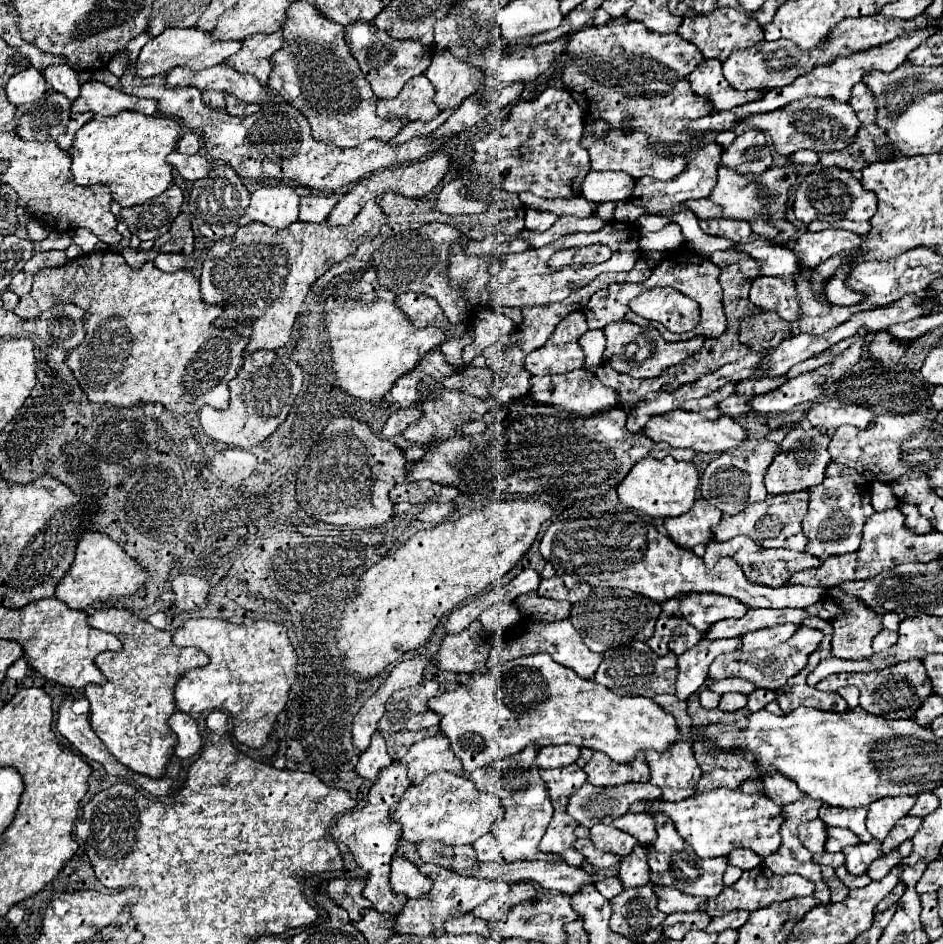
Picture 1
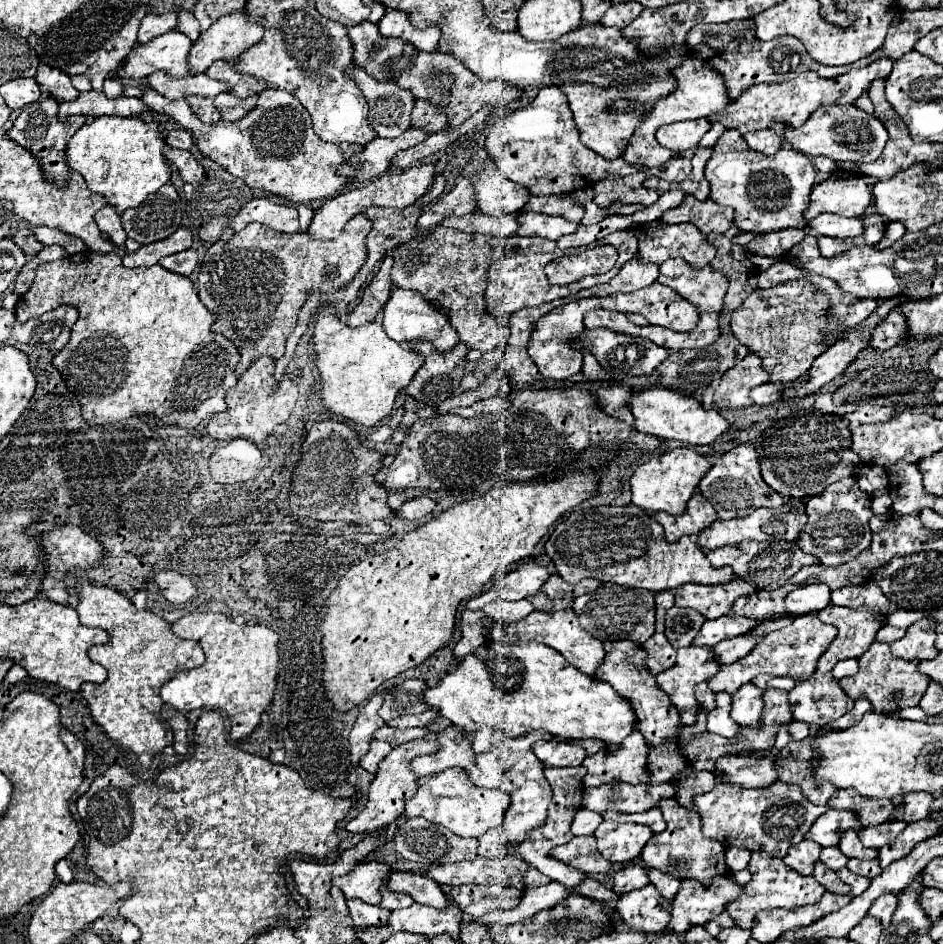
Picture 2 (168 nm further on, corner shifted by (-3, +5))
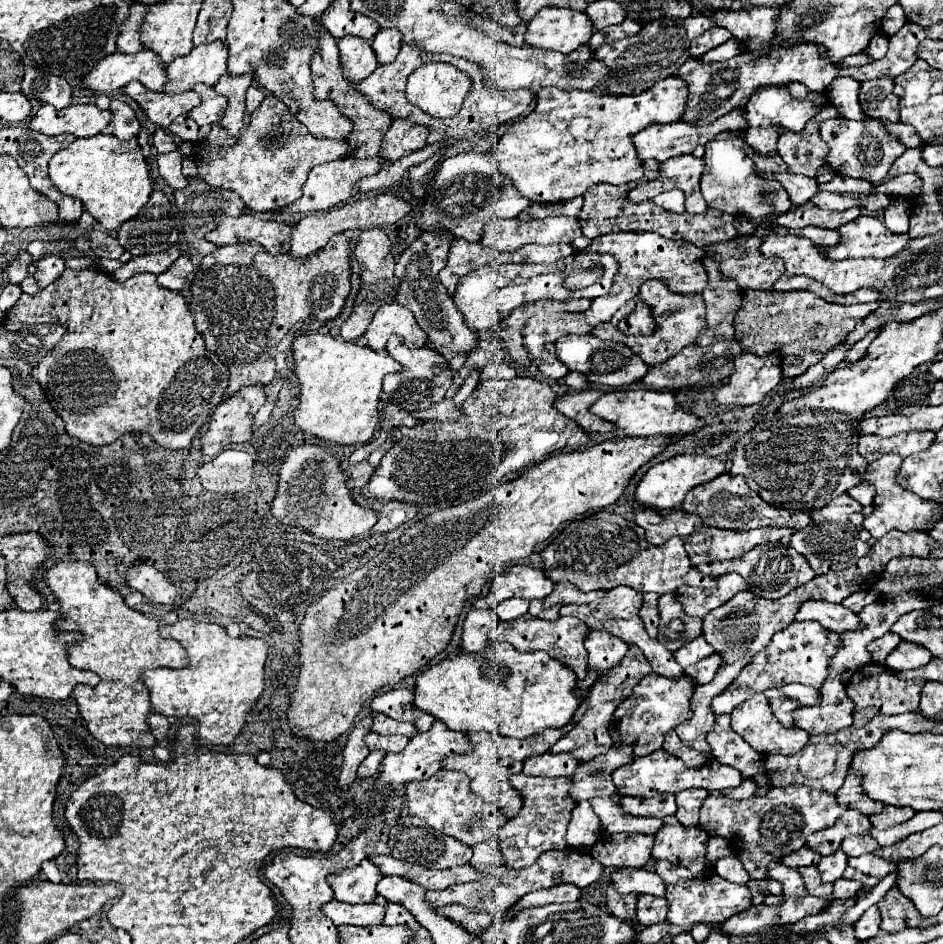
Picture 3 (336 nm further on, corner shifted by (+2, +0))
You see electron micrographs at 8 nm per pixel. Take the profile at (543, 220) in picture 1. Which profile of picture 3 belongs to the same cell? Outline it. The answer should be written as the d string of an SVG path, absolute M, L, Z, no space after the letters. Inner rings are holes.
M547 217L533 221L493 219L485 225L481 243L495 251L517 251L529 243L571 243L575 237L581 237L581 225L577 219L569 217Z

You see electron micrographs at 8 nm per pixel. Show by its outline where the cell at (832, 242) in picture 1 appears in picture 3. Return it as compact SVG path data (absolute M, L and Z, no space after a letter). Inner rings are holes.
M861 215L853 219L853 223L845 223L841 229L841 243L835 247L829 247L823 255L827 259L865 259L865 257L893 257L897 251L901 251L909 235L895 235L891 233L885 223L881 223L877 217Z

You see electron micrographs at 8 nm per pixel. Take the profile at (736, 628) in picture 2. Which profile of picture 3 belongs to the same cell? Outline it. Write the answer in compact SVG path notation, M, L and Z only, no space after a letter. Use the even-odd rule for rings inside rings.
M699 635L697 639L689 641L681 651L677 651L677 653L675 653L675 659L677 659L677 663L685 669L685 667L689 667L689 665L693 665L693 663L697 663L697 661L709 657L711 653L713 653L713 647L705 641L703 635Z

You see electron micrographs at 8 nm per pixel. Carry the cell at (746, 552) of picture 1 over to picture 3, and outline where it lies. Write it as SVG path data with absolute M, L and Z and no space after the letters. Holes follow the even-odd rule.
M781 541L757 545L751 551L747 551L743 557L729 559L729 561L713 561L709 567L711 567L713 577L721 577L723 573L731 573L731 571L739 573L747 581L749 591L753 591L755 595L765 597L765 599L779 599L785 593L789 593L791 589L795 589L815 577L813 569L805 561L805 557L801 557L793 547L783 545Z

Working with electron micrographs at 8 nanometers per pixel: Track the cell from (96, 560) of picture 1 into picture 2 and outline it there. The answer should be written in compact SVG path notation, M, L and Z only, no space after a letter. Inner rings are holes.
M66 524L62 528L54 528L48 530L40 536L40 544L48 556L48 566L46 566L46 576L42 580L42 594L58 604L66 604L68 602L68 592L64 588L64 578L66 574L70 574L70 570L74 568L86 568L86 566L96 566L102 560L102 546L88 534L84 534L80 528L76 528L74 524Z

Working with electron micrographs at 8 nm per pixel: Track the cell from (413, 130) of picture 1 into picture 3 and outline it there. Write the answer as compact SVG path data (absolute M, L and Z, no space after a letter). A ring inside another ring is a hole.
M347 157L347 159L341 159L341 161L331 161L331 163L325 163L325 165L317 165L311 173L309 173L309 179L305 181L303 185L303 197L297 199L297 203L293 205L287 205L283 211L289 211L289 213L313 213L313 211L325 211L325 209L331 209L339 203L345 203L349 197L351 197L351 191L355 191L355 185L359 179L367 177L367 175L373 175L377 171L381 171L385 165L385 161L381 161L381 157L365 157L365 159L355 159L355 157Z

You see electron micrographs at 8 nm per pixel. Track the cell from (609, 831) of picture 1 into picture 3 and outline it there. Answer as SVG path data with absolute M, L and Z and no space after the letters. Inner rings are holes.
M613 833L603 835L593 847L591 855L605 867L623 869L623 867L643 867L653 849L653 835L629 835L629 833Z

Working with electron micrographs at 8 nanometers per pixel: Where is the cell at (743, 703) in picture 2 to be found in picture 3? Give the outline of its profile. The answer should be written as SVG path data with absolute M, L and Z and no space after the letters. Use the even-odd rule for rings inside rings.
M755 693L753 697L749 697L747 701L743 701L741 705L737 705L731 711L731 729L735 733L739 733L755 751L759 753L781 753L781 755L793 755L797 751L801 751L809 739L809 735L799 729L799 727L791 727L785 729L771 713L769 701L765 699L763 693Z

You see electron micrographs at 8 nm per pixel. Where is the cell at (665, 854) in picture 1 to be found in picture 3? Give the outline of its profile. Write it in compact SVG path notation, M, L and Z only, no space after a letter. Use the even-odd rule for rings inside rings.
M675 815L663 819L663 827L655 835L655 845L651 859L669 861L673 865L683 865L691 873L701 873L707 869L707 833L699 827L685 827Z

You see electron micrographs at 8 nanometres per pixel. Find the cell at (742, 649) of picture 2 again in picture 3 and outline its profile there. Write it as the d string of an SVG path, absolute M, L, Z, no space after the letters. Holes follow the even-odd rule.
M713 653L713 655L709 655L709 657L705 657L705 659L689 665L685 669L685 673L691 675L693 679L697 679L697 683L709 683L715 677L715 673L721 667L721 663L723 663L721 655L719 653Z

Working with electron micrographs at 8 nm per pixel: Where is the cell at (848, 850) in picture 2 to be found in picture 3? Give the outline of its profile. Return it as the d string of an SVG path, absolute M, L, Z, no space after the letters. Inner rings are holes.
M861 855L861 857L849 857L849 865L867 873L867 875L873 875L877 879L885 877L887 873L891 873L893 869L897 869L897 865L893 865L893 861L881 861L879 857L875 855Z

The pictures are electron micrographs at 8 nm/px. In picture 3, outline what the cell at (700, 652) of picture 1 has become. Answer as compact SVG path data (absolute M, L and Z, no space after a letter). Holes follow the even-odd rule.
M647 675L641 679L637 689L631 697L627 697L613 713L613 725L609 725L609 733L613 739L613 745L635 745L635 753L649 755L657 751L663 745L665 733L675 729L677 725L691 719L693 711L689 707L689 699L693 695L693 689L697 687L695 679L689 675L681 675L677 679L663 677L663 675Z

